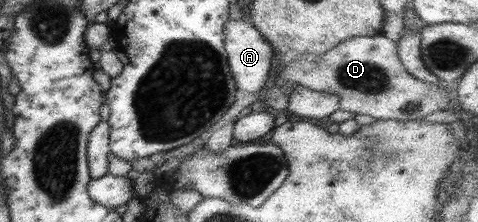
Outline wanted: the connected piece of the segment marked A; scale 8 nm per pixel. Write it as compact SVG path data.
M229 18L224 27L224 46L235 87L242 90L244 94L262 92L266 81L270 79L270 66L274 51L260 31L246 20Z

